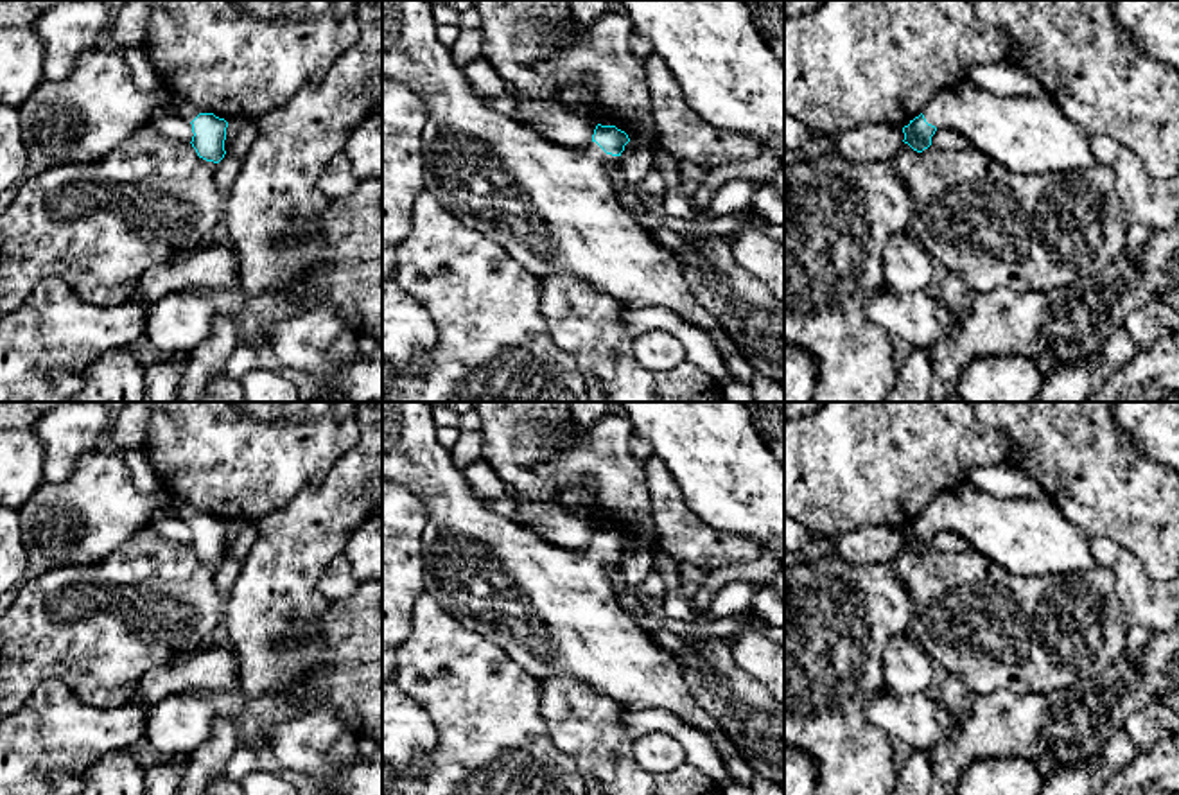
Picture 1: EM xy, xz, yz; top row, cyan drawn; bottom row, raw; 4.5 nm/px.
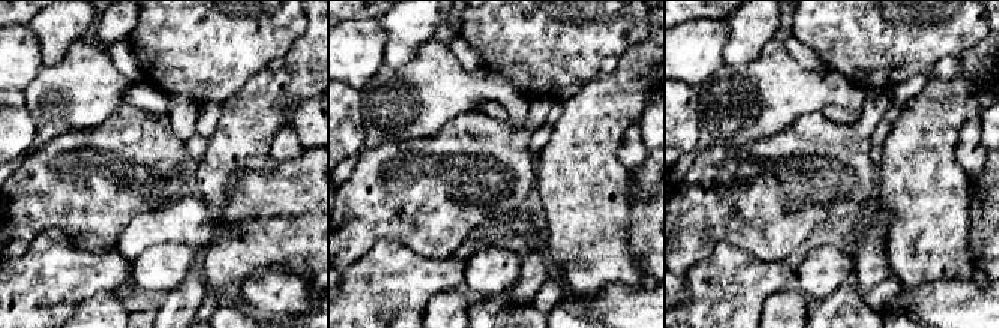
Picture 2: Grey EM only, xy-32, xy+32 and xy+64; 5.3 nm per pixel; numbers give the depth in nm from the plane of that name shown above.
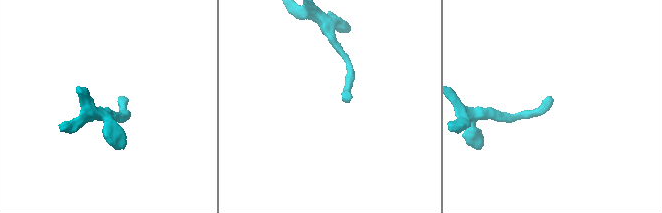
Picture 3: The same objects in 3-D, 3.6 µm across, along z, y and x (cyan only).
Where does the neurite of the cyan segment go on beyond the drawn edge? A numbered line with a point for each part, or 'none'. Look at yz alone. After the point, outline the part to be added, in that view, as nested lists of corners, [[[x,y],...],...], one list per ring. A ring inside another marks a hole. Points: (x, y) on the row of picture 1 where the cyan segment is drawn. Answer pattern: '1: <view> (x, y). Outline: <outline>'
1: yz (1030, 135). Outline: [[[965,79],[940,90],[922,115],[928,124],[960,133],[974,149],[1023,176],[1080,170],[1096,163],[1091,135],[1044,93],[1000,97]]]

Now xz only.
1: xz (553, 209). Outline: [[[382,0],[382,79],[407,84],[427,109],[422,133],[424,190],[465,226],[499,244],[526,271],[537,276],[569,275],[616,298],[624,309],[664,307],[693,327],[709,332],[732,380],[750,384],[755,375],[721,321],[703,309],[691,293],[673,251],[659,244],[637,217],[630,215],[612,187],[612,169],[621,156],[607,154],[596,142],[571,149],[538,135],[528,124],[493,109],[463,75],[450,50],[436,36],[436,22],[427,0]]]

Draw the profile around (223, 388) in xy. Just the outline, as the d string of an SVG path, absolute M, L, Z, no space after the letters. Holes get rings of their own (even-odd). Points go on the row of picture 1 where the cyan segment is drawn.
M221 373L206 389L206 402L246 402L240 380Z

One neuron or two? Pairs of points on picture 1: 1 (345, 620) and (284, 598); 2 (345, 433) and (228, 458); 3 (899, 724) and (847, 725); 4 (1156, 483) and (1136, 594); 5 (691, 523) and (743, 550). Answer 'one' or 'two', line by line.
1: two
2: one
3: two
4: two
5: one

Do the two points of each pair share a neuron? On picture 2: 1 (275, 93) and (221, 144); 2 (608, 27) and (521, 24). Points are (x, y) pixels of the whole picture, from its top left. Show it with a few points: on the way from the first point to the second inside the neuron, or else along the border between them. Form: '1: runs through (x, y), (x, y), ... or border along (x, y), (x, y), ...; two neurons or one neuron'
1: runs through (269, 110), (237, 144); one neuron
2: runs through (587, 27), (542, 24); one neuron

